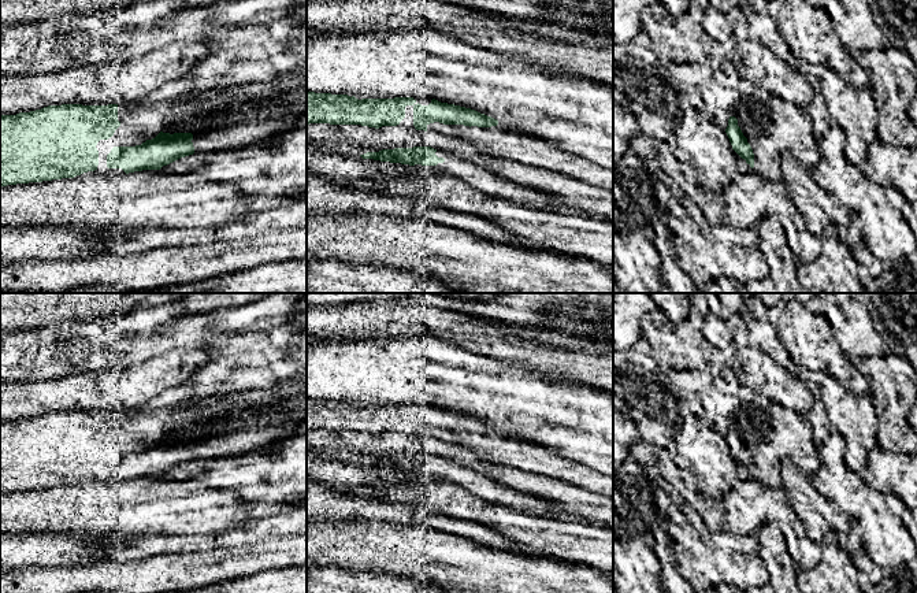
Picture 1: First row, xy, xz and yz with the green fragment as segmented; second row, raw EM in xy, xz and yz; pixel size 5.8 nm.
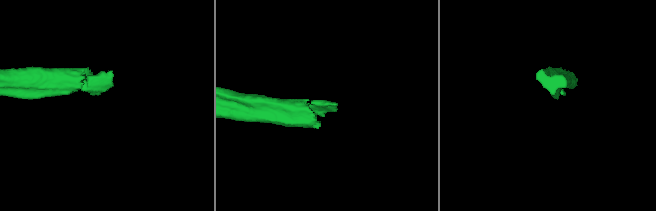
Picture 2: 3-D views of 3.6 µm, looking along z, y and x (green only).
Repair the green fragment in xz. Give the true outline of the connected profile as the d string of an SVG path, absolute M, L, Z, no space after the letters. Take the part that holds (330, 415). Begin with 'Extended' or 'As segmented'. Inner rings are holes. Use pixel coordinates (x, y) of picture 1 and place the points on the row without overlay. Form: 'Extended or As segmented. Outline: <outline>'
Extended. Outline: M307 399L307 431L309 430L361 431L375 436L397 433L404 437L441 440L458 445L483 462L490 460L495 464L506 464L527 472L547 475L613 499L613 477L591 470L579 462L563 459L549 448L506 438L498 431L497 426L475 416L441 409L430 404L361 405L348 401Z

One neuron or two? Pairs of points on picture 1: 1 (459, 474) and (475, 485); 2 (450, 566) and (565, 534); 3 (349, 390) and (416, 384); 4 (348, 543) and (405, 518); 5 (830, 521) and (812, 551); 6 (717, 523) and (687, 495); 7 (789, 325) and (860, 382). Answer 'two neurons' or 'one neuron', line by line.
1: one neuron
2: two neurons
3: one neuron
4: two neurons
5: two neurons
6: one neuron
7: one neuron

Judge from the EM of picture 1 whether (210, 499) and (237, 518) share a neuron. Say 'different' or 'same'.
same

